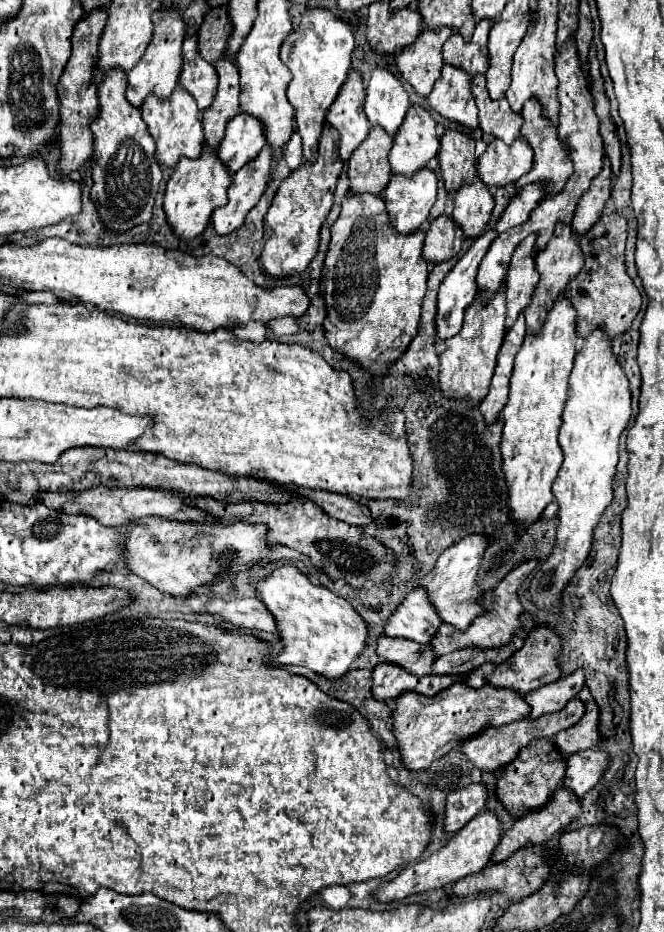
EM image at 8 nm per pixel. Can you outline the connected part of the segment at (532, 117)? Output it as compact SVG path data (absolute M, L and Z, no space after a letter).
M530 98L530 100L524 104L522 116L524 116L524 124L522 124L522 132L520 132L520 134L522 134L522 138L528 140L528 144L530 144L532 150L534 150L534 168L532 168L526 176L522 176L522 178L516 182L516 188L524 186L524 184L530 184L530 182L540 182L540 180L544 180L544 182L548 182L548 186L550 186L550 194L556 194L556 192L562 190L562 186L566 184L566 178L570 178L570 174L572 174L570 154L568 154L568 150L562 146L562 142L560 142L560 138L558 138L558 128L556 128L556 124L542 114L542 106L540 106L538 98Z

